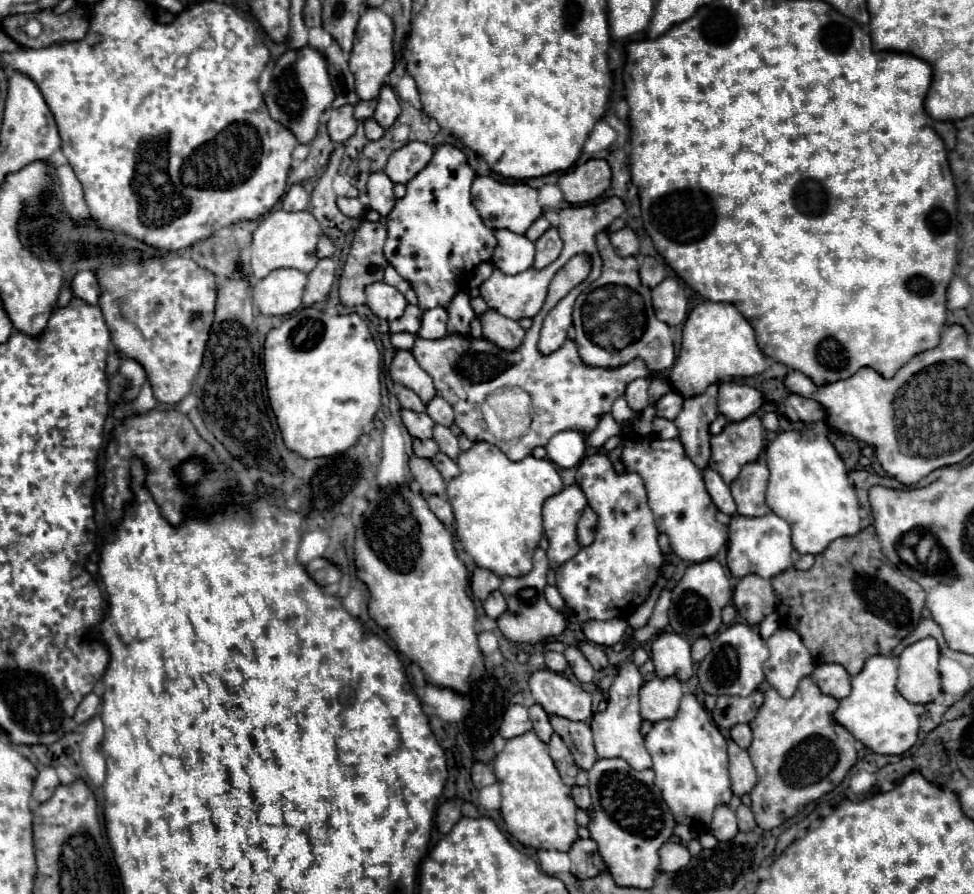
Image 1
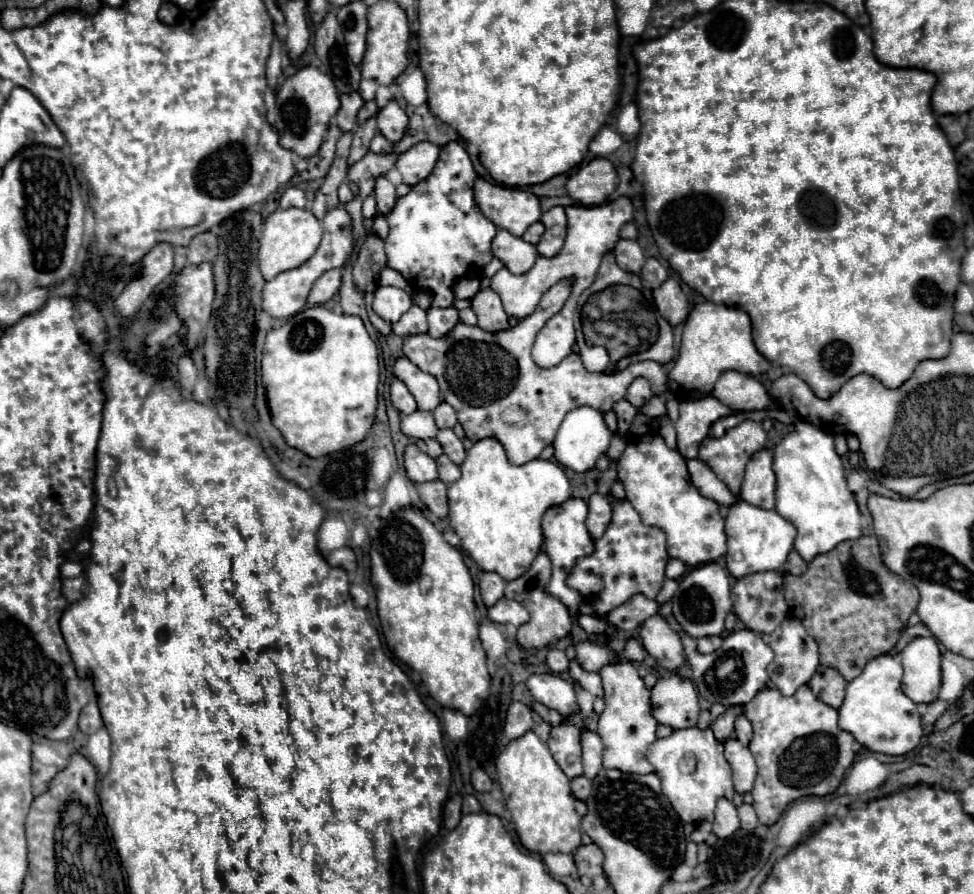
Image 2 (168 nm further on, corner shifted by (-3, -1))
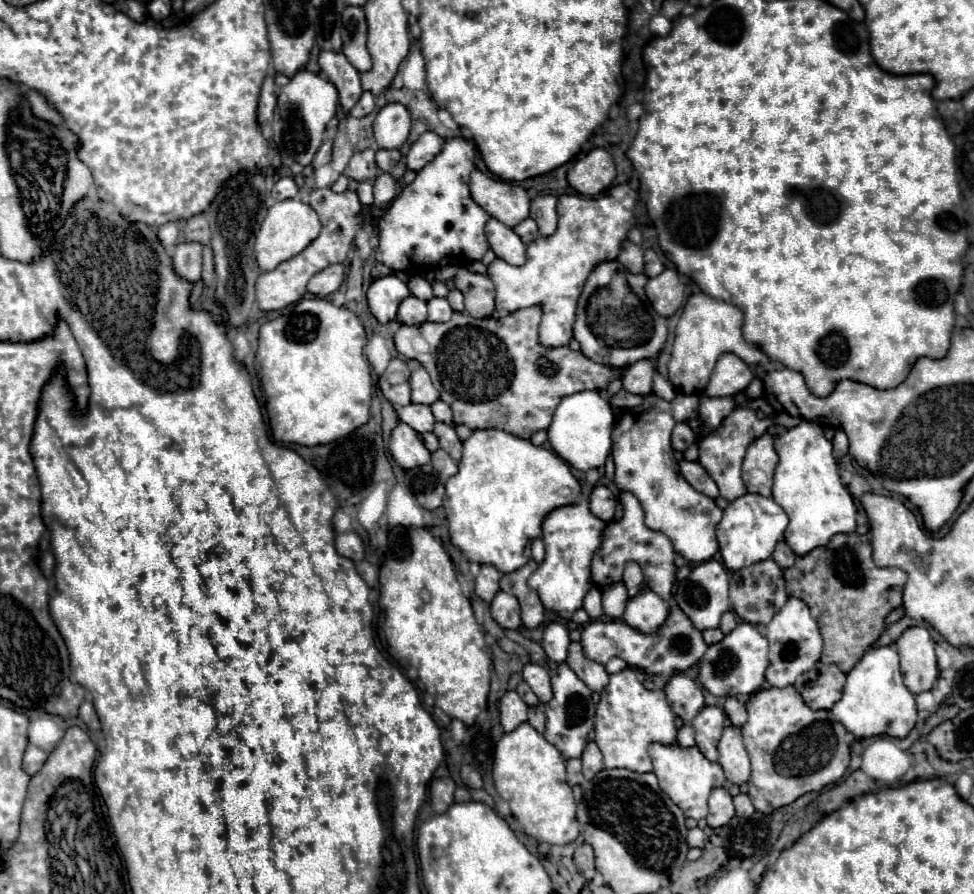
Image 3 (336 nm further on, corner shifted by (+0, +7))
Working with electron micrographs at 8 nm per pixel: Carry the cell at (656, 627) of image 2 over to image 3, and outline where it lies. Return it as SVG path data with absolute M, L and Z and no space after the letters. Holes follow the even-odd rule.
M646 582L640 592L628 600L624 622L632 624L632 628L640 628L640 632L656 632L656 628L668 616L668 602L664 602Z

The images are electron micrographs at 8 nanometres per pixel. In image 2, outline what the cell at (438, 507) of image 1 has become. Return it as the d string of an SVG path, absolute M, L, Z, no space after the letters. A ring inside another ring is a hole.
M441 480L419 484L417 486L423 504L429 508L429 512L435 518L447 518L449 516L449 502L447 502L447 486Z

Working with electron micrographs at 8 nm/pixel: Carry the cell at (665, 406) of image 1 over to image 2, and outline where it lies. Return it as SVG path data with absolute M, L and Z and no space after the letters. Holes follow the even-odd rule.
M653 396L653 398L651 398L651 400L641 408L641 412L643 412L645 416L649 416L649 418L659 418L659 416L667 414L665 400L663 400L661 396Z

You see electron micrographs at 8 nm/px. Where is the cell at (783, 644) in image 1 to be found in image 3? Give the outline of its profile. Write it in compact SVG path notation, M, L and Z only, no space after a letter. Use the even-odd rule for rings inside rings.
M790 596L788 602L774 614L774 618L766 626L766 638L770 642L770 666L766 670L766 680L770 686L790 686L794 680L814 668L814 664L820 660L822 652L822 636L818 632L816 620L810 616L810 610L806 602L800 598Z

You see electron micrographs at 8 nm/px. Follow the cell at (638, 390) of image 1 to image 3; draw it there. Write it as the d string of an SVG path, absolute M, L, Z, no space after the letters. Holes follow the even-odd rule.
M638 360L636 364L630 364L624 372L622 372L622 384L624 390L628 390L630 394L640 394L646 396L648 392L652 392L652 376L656 372L658 362L656 360Z

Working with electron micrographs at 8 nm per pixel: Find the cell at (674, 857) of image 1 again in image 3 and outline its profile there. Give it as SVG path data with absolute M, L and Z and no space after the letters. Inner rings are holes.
M692 828L688 830L688 846L696 846L696 848L704 848L704 842L706 842L706 836L700 828Z

